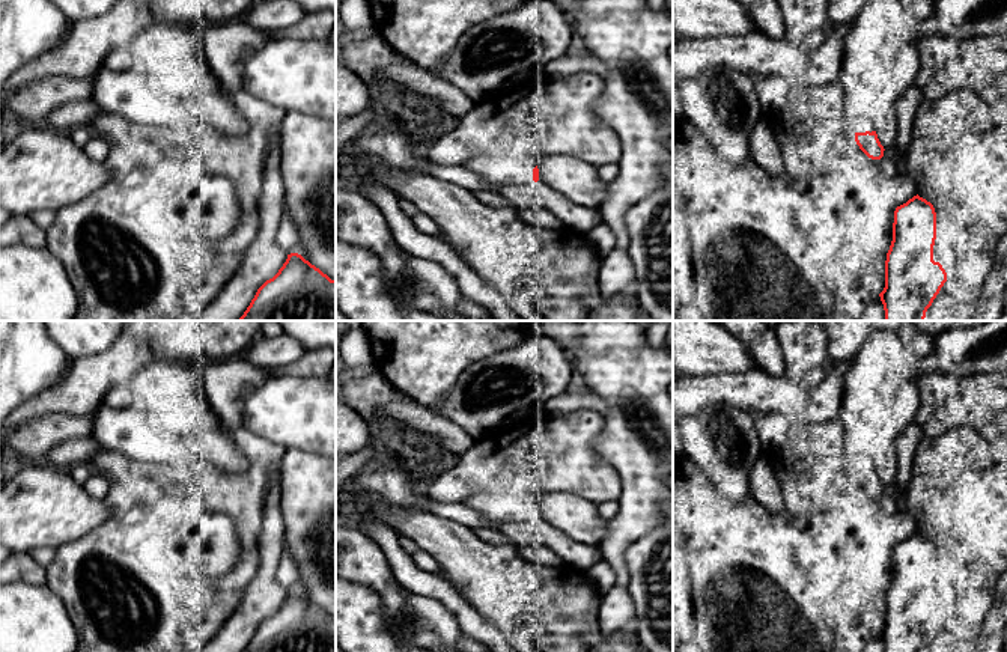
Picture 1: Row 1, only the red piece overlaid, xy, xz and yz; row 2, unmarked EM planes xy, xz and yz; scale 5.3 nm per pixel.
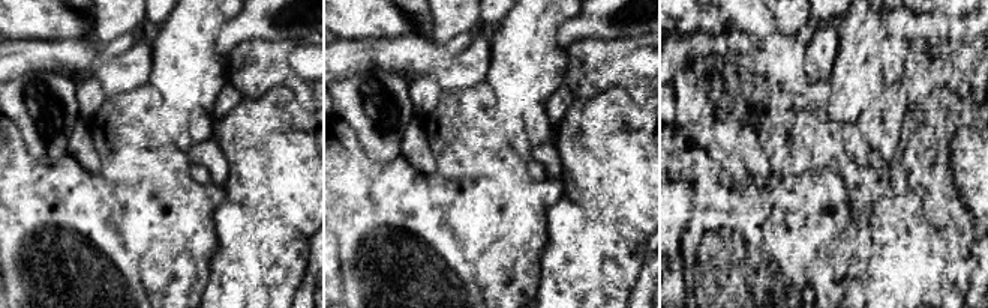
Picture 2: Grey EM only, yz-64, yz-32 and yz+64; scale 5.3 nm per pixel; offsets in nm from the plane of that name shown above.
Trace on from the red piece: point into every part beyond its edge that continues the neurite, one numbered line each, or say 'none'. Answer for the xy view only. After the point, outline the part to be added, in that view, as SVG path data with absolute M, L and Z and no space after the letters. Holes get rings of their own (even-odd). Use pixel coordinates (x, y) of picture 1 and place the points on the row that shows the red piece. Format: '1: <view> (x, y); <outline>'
none

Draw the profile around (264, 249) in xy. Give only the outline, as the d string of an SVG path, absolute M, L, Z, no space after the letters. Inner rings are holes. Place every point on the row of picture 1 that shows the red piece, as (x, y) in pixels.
M280 128L271 133L271 148L265 161L260 194L260 226L256 239L248 245L233 279L206 307L200 321L239 321L257 289L272 279L287 259L277 245L275 235L284 211L284 185L280 175Z

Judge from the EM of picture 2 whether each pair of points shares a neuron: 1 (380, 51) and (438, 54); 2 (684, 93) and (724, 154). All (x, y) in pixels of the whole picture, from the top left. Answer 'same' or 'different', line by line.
1: same
2: same

